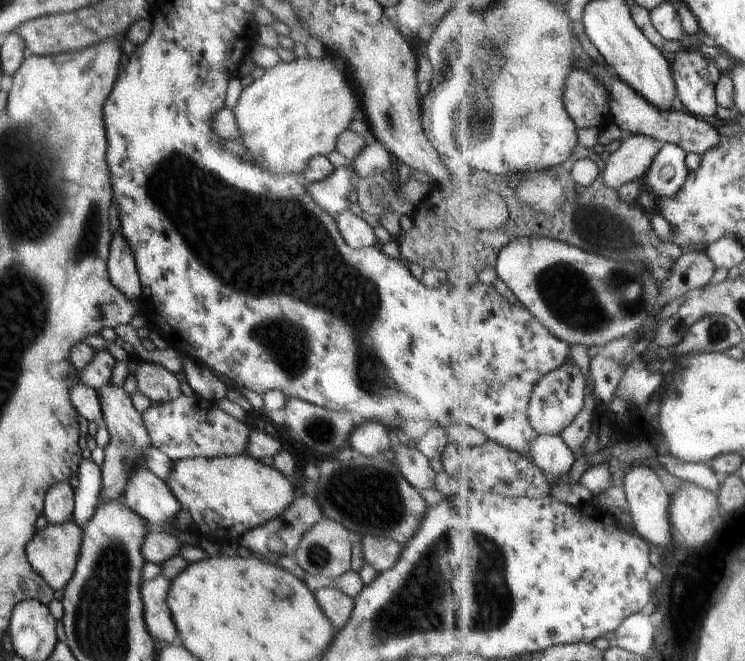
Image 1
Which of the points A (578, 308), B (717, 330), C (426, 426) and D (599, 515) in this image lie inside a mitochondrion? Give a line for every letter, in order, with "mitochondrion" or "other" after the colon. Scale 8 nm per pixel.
A: mitochondrion
B: mitochondrion
C: other
D: other

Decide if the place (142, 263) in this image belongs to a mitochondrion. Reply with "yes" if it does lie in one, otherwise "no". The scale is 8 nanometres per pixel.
no

